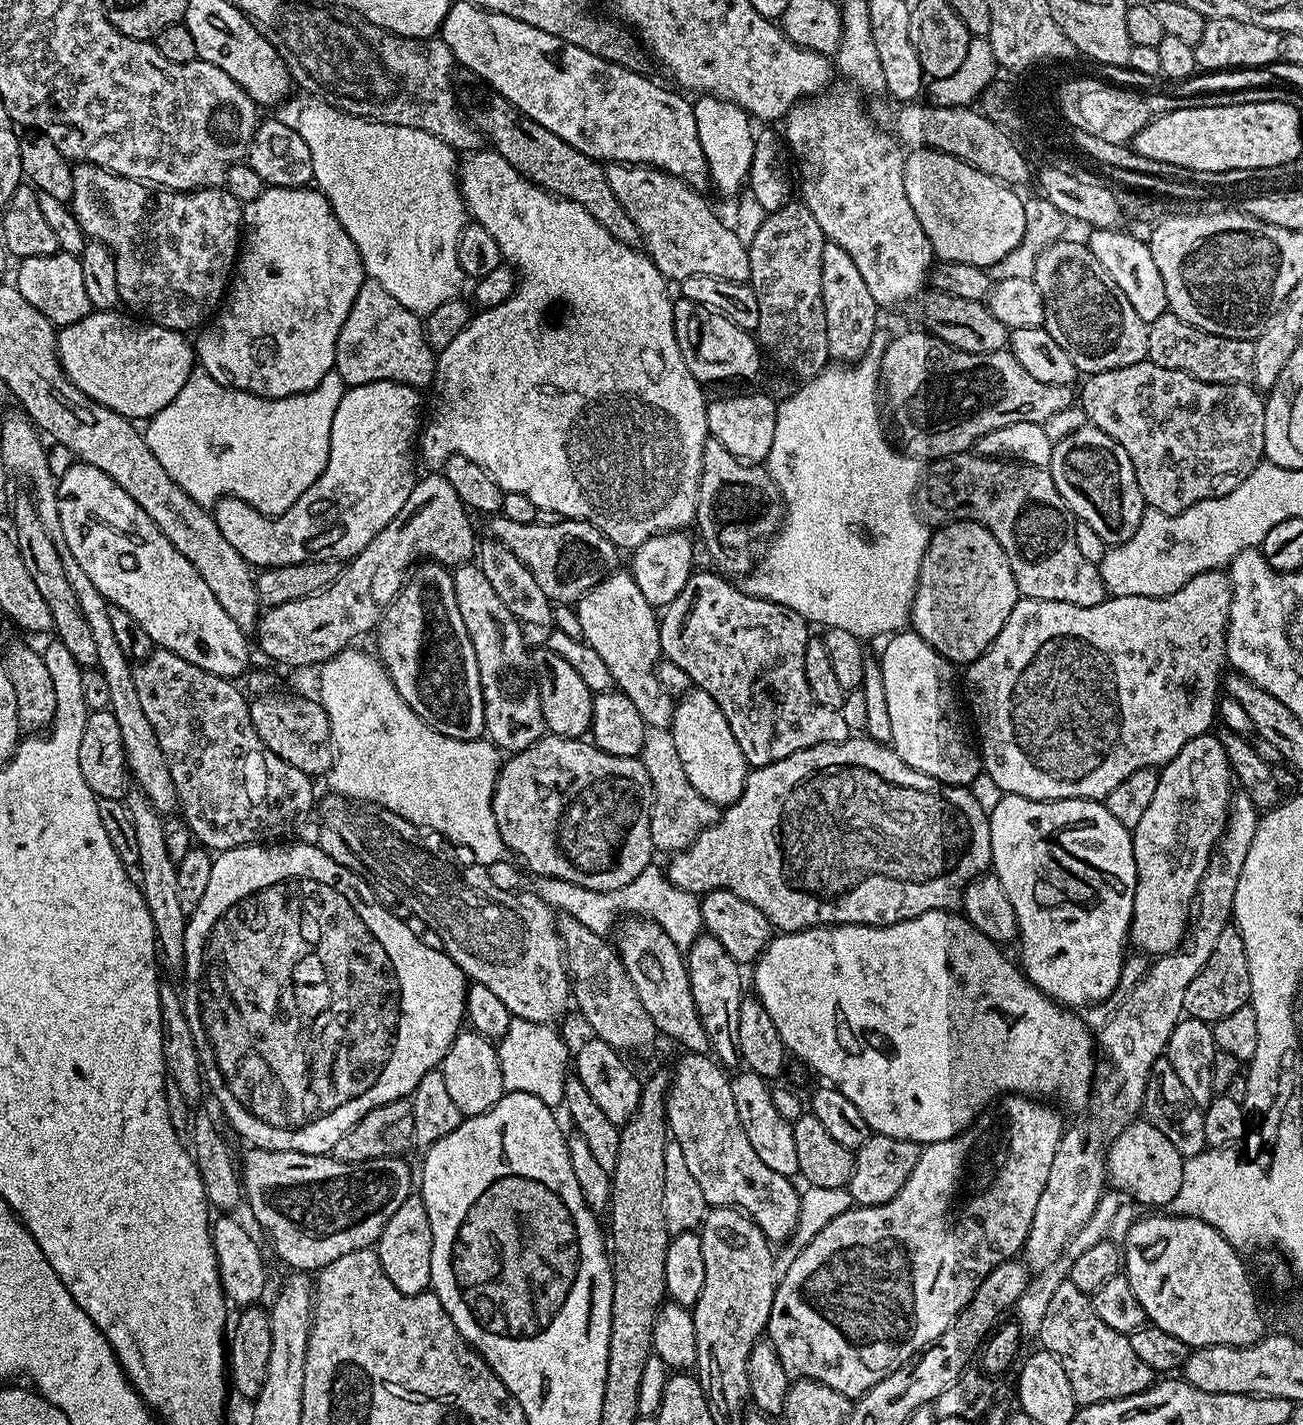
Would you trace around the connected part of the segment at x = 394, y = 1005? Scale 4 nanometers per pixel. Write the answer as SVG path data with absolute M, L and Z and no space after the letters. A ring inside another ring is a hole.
M263 843L243 844L241 848L228 848L213 859L212 869L210 870L210 883L207 884L206 890L202 894L202 902L198 902L198 906L187 917L188 925L184 931L184 970L182 973L184 988L182 987L182 1001L185 1018L190 1026L190 1034L193 1035L194 1050L197 1051L197 1062L200 1064L203 1083L206 1085L207 1091L209 1093L212 1091L213 1098L220 1103L220 1108L224 1111L225 1118L232 1123L233 1130L242 1139L249 1140L247 1143L253 1148L269 1148L275 1152L305 1152L311 1156L322 1156L331 1153L334 1142L338 1142L338 1138L342 1138L342 1134L346 1134L346 1130L353 1128L371 1108L377 1108L386 1102L411 1097L418 1086L418 1082L422 1082L424 1075L433 1071L443 1061L445 1054L448 1053L450 1046L454 1042L456 1033L461 1031L462 1025L466 1020L466 977L456 963L448 957L447 951L441 950L436 946L427 948L416 937L415 930L410 926L411 923L399 920L397 916L390 914L388 908L383 908L380 905L378 898L372 892L372 887L366 881L355 876L350 870L346 870L346 866L338 866L338 862L334 862L334 858L326 858L326 854L322 854L322 850L317 848L315 843L288 844L285 848L272 847L276 846L265 846ZM228 996L241 1000L236 1012L220 1012L220 1004L226 1003Z

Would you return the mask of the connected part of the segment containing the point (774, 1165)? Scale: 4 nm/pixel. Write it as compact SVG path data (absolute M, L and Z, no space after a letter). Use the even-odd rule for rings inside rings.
M740 1070L732 1080L732 1093L734 1108L738 1110L738 1122L742 1122L742 1130L746 1130L750 1146L754 1146L754 1154L758 1154L758 1158L762 1158L762 1162L766 1162L774 1174L795 1177L798 1173L798 1153L794 1147L792 1126L774 1106L769 1081L756 1072Z

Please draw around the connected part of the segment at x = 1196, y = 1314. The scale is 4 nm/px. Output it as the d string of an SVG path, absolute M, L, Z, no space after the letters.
M1141 1215L1122 1241L1122 1272L1130 1289L1141 1303L1147 1319L1166 1334L1182 1338L1189 1349L1210 1348L1213 1344L1253 1344L1265 1335L1266 1325L1256 1309L1252 1277L1248 1275L1241 1254L1214 1226L1198 1216Z

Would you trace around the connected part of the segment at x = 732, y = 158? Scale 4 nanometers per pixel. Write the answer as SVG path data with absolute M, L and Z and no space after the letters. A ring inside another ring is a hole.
M707 94L701 95L699 99L700 101L692 104L692 113L698 126L698 142L708 163L707 179L718 191L735 197L741 191L739 188L743 189L749 183L756 142L754 129L752 130L753 121L737 104Z

